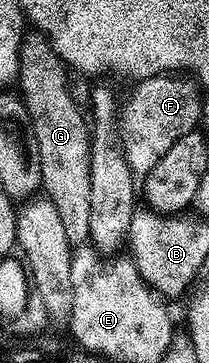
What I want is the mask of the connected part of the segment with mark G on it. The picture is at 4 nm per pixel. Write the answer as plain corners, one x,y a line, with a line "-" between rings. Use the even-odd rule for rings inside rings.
34,29
24,34
19,46
17,91
21,96
37,137
37,153
41,153
41,191
57,205
65,237
73,245
90,240
89,233
89,169
91,168
91,133
89,119
71,96
67,84
69,68
53,49
51,40

